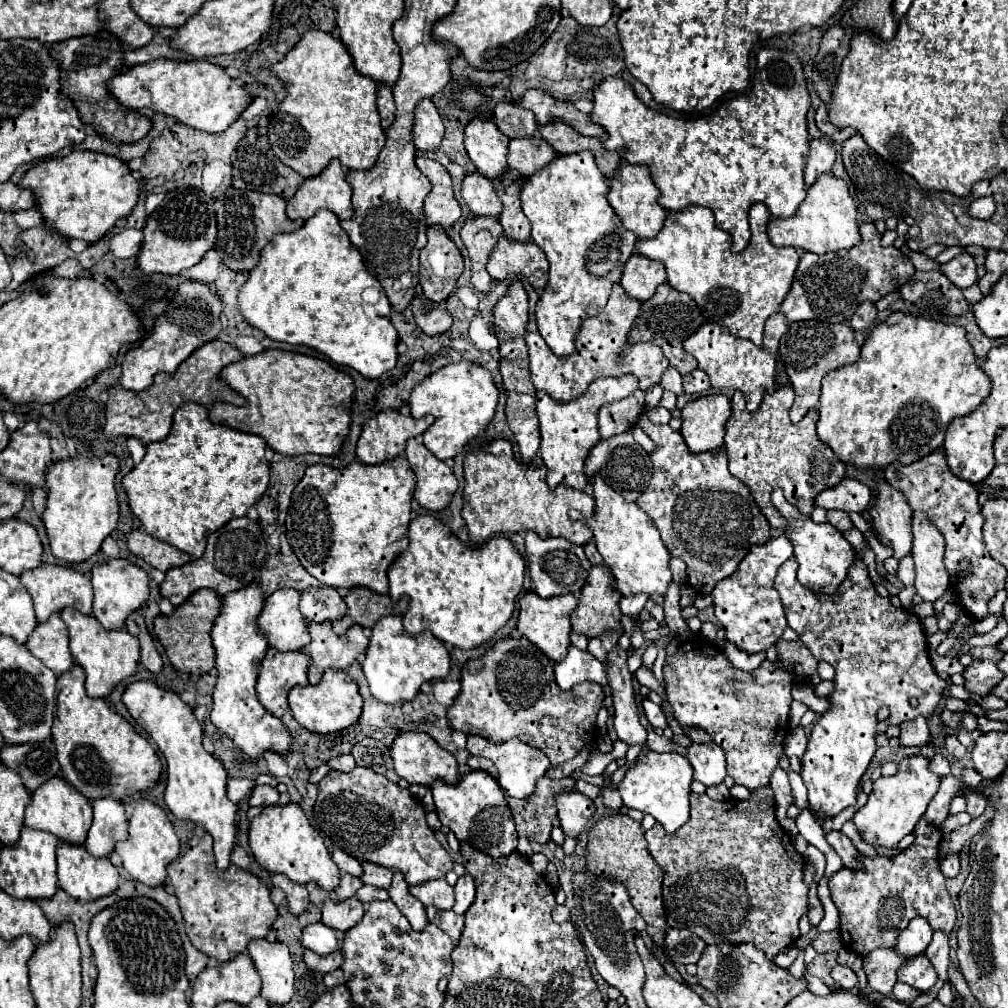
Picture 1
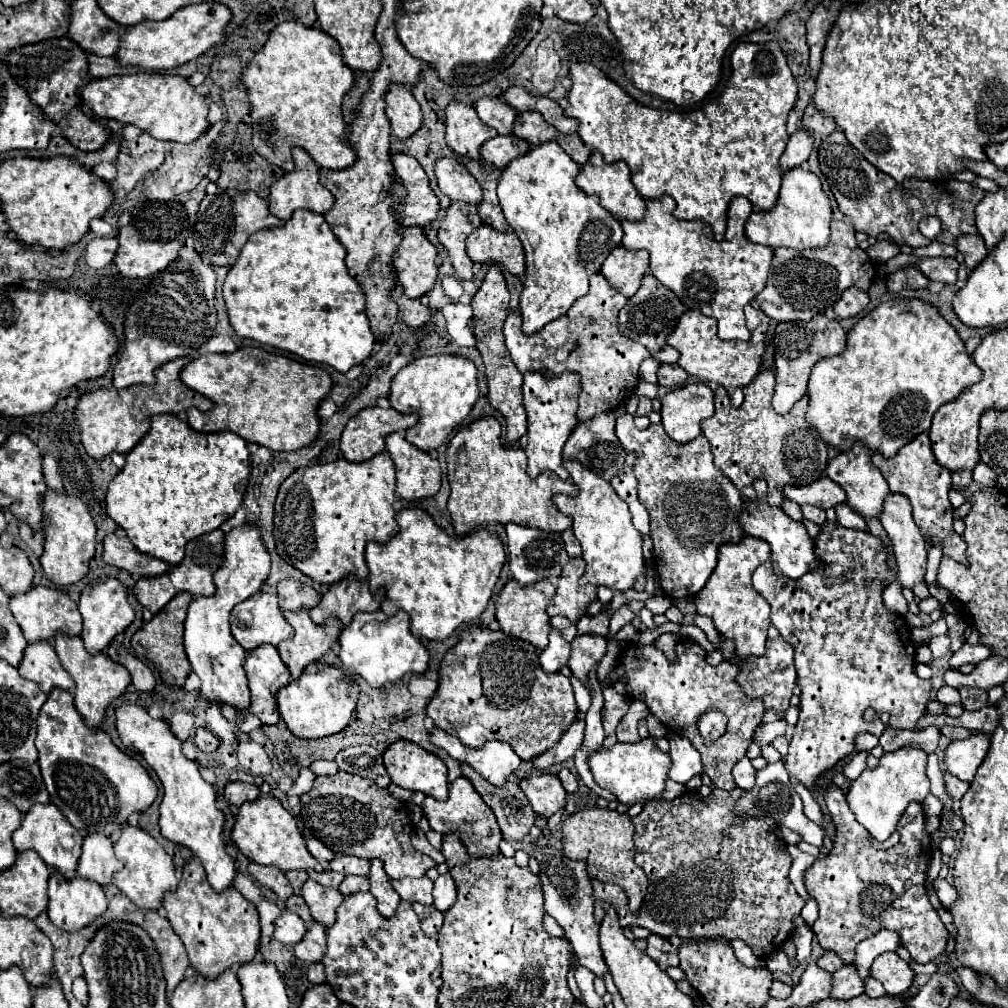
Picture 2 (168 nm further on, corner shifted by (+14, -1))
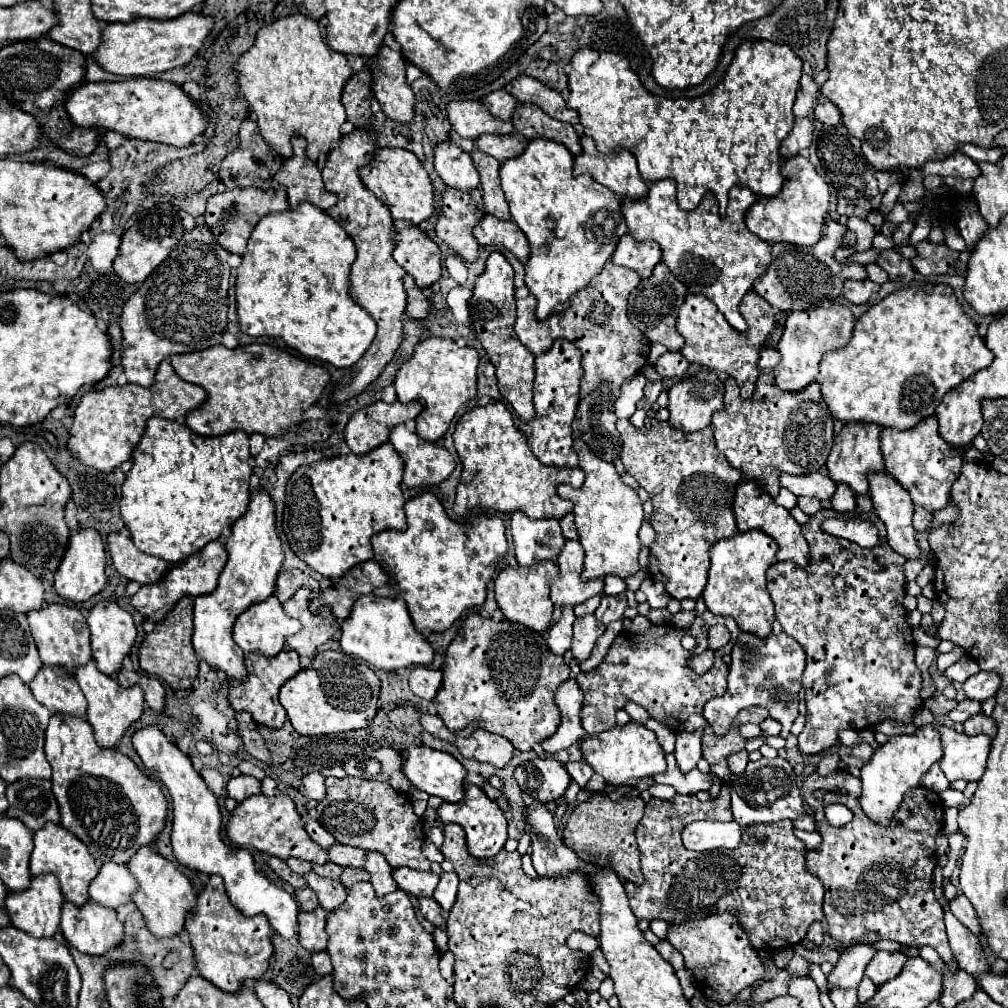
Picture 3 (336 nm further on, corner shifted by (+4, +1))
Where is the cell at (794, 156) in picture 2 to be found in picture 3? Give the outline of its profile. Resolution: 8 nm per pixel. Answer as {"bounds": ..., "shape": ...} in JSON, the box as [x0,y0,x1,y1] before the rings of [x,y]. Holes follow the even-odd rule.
{"bounds":[781,119,813,159],"shape":[[[795,119],[795,127],[793,131],[789,133],[789,137],[781,143],[781,157],[783,159],[791,159],[795,155],[803,155],[807,153],[811,141],[813,141],[813,123],[809,119]]]}

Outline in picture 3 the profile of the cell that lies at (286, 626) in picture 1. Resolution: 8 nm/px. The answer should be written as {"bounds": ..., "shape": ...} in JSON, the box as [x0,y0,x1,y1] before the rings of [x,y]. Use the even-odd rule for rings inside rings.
{"bounds":[233,595,301,657],"shape":[[[271,595],[269,599],[251,605],[237,617],[233,639],[245,653],[259,651],[273,657],[283,649],[285,639],[295,635],[299,629],[301,623],[285,615],[281,601]]]}

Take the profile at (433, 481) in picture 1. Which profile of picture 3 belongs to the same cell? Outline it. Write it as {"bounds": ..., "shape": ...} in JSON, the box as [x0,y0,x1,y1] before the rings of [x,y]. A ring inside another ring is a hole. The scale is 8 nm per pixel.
{"bounds":[391,425,455,487],"shape":[[[405,425],[393,427],[391,443],[405,461],[403,483],[407,487],[439,485],[455,469],[455,461],[443,445],[419,439]]]}

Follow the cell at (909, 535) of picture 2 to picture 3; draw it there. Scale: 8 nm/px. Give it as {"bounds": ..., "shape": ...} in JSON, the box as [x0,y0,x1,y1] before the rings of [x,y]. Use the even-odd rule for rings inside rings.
{"bounds":[871,473,921,559],"shape":[[[889,473],[871,475],[871,501],[877,517],[887,527],[887,543],[905,559],[919,559],[921,547],[913,527],[913,499]]]}

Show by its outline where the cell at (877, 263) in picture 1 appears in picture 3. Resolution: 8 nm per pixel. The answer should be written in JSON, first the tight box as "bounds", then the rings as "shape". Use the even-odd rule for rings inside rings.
{"bounds":[753,219,867,313],"shape":[[[827,219],[825,229],[823,229],[823,237],[813,247],[775,243],[773,251],[771,251],[773,253],[773,263],[771,263],[767,275],[763,275],[763,279],[755,281],[753,289],[771,307],[775,307],[779,311],[787,311],[787,313],[789,311],[815,309],[815,307],[821,307],[823,303],[829,305],[829,303],[837,301],[845,281],[849,281],[849,279],[851,281],[867,279],[865,265],[859,265],[859,263],[847,263],[845,265],[845,263],[835,261],[835,257],[833,257],[837,247],[841,247],[847,231],[849,229],[845,225],[841,225],[839,221]]]}

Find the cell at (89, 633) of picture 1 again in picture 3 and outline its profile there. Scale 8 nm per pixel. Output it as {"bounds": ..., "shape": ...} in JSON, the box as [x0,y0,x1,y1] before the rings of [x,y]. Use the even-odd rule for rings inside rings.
{"bounds":[75,659,143,747],"shape":[[[89,659],[87,665],[75,667],[75,679],[87,699],[87,721],[95,731],[95,739],[101,747],[115,747],[123,737],[127,727],[137,721],[143,713],[143,689],[141,685],[123,687],[117,679],[101,673],[95,665],[95,659]]]}

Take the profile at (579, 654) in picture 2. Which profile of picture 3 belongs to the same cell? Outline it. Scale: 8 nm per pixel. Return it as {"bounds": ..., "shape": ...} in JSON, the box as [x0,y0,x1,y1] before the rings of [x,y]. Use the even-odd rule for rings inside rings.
{"bounds":[571,615,605,663],"shape":[[[585,615],[585,617],[579,617],[575,621],[575,627],[573,627],[573,647],[571,647],[571,653],[573,657],[583,663],[585,659],[589,659],[589,655],[593,653],[595,649],[595,643],[597,639],[605,633],[605,625],[599,623],[593,615]]]}

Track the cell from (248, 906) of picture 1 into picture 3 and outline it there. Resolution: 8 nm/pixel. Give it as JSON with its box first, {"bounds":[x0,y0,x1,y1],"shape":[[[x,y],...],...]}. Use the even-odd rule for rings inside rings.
{"bounds":[185,875,273,993],"shape":[[[209,875],[209,883],[197,893],[195,909],[189,911],[185,921],[191,947],[195,951],[195,963],[199,973],[219,989],[233,993],[245,981],[253,981],[263,975],[273,955],[271,925],[265,915],[245,917],[225,895],[225,887],[219,875]]]}

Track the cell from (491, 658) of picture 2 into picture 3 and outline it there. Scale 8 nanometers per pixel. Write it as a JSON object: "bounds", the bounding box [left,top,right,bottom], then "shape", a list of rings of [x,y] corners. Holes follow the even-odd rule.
{"bounds":[433,613,569,751],"shape":[[[473,613],[463,621],[459,635],[447,649],[443,663],[443,685],[433,703],[437,707],[437,715],[455,735],[469,737],[475,729],[485,729],[509,739],[519,751],[531,751],[535,743],[543,743],[557,731],[561,711],[555,705],[555,691],[567,679],[569,667],[563,663],[563,657],[551,655],[541,633],[507,619],[495,623],[493,619],[483,619],[481,615]]]}

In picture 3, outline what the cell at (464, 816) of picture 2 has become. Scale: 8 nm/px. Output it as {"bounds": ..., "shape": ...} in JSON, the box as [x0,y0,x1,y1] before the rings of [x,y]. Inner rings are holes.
{"bounds":[437,785,507,859],"shape":[[[467,785],[465,787],[465,795],[463,795],[461,801],[457,801],[457,803],[447,803],[445,801],[437,809],[437,815],[439,815],[439,819],[443,823],[457,823],[457,825],[461,825],[465,829],[469,853],[473,857],[477,857],[477,859],[491,859],[505,847],[505,841],[507,841],[507,819],[505,819],[505,813],[477,785]]]}

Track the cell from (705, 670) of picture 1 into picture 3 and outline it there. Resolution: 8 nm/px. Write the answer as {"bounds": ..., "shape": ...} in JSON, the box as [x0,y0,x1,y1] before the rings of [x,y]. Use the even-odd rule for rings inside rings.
{"bounds":[577,611,769,783],"shape":[[[709,611],[699,615],[689,629],[675,629],[671,625],[653,625],[649,631],[645,631],[641,635],[639,633],[631,635],[629,631],[621,631],[619,637],[613,641],[605,661],[597,669],[593,669],[589,673],[581,673],[577,677],[579,685],[583,687],[583,693],[587,695],[587,703],[583,703],[583,729],[587,733],[601,733],[601,731],[613,729],[617,709],[623,709],[623,705],[627,701],[639,703],[641,707],[645,707],[649,711],[649,715],[653,719],[665,723],[673,731],[689,731],[689,733],[699,731],[701,743],[703,743],[703,757],[709,761],[711,771],[717,777],[721,777],[725,783],[729,783],[731,771],[727,767],[727,759],[731,753],[743,751],[745,743],[747,743],[747,739],[739,733],[739,725],[741,723],[763,723],[769,717],[769,711],[763,707],[741,709],[739,715],[735,717],[735,723],[733,723],[729,735],[725,735],[725,737],[717,737],[711,731],[711,725],[703,719],[703,705],[709,699],[727,691],[729,665],[721,659],[725,651],[723,649],[715,651],[715,663],[705,675],[697,675],[691,669],[687,669],[685,661],[687,661],[687,657],[703,653],[707,649],[707,631],[711,627],[711,619],[713,619],[713,625],[717,625],[717,623],[727,625],[727,629],[733,633],[731,643],[741,633],[733,619],[717,617]],[[687,633],[697,639],[697,647],[693,651],[687,651],[681,645],[681,637]]]}

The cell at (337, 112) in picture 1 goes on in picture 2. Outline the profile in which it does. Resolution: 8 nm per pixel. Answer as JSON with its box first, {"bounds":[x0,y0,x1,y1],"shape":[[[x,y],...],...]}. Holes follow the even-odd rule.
{"bounds":[241,21,355,171],"shape":[[[285,21],[277,25],[261,51],[255,53],[249,67],[243,69],[241,83],[251,101],[251,127],[253,127],[253,147],[267,161],[279,165],[283,171],[293,169],[293,147],[303,147],[311,159],[325,169],[345,169],[353,165],[355,151],[345,141],[347,125],[341,113],[341,101],[353,85],[353,71],[343,63],[341,49],[333,37],[315,27],[305,27],[299,21]]]}

